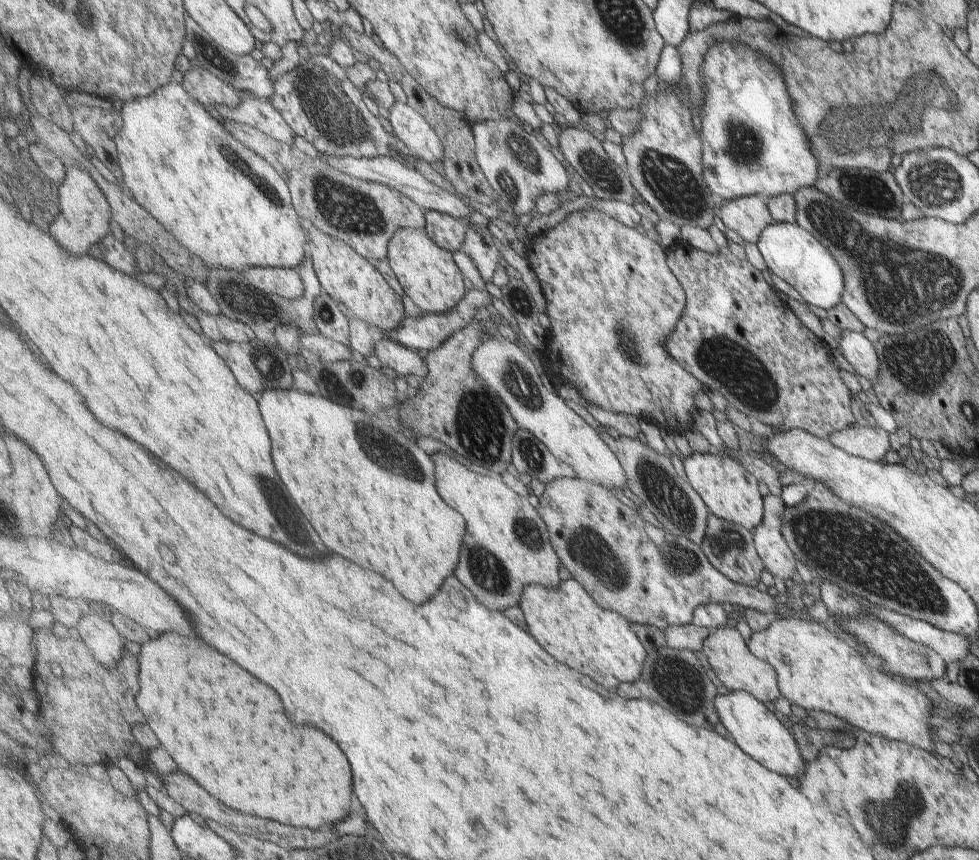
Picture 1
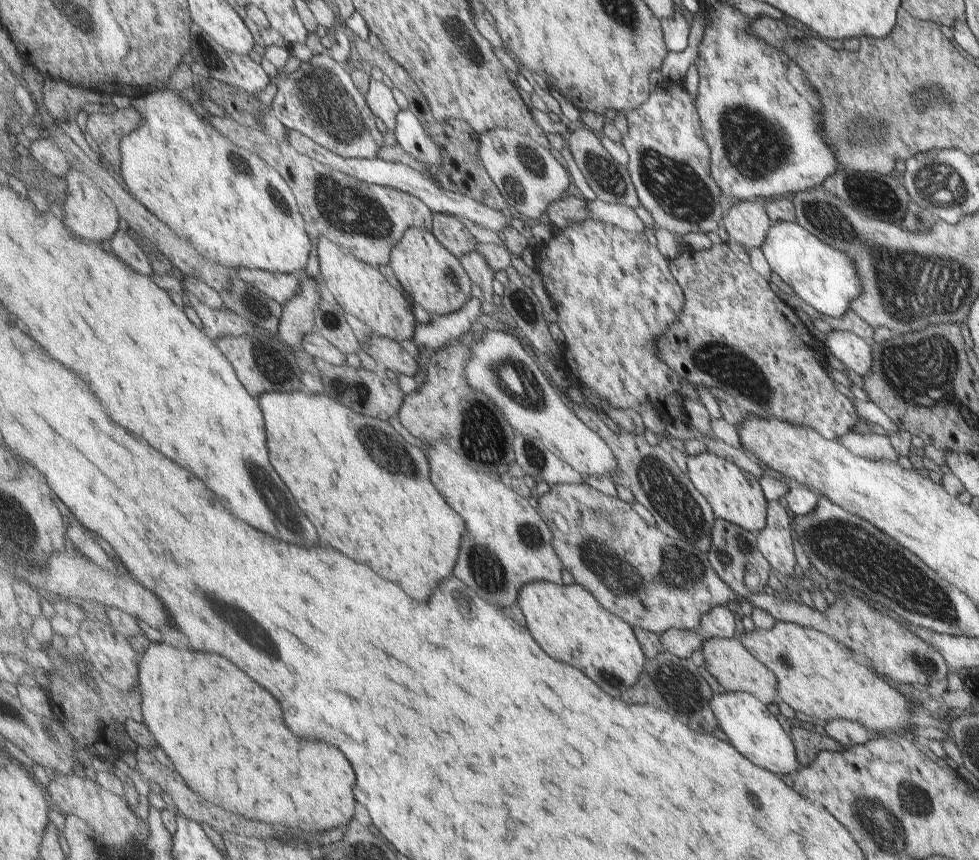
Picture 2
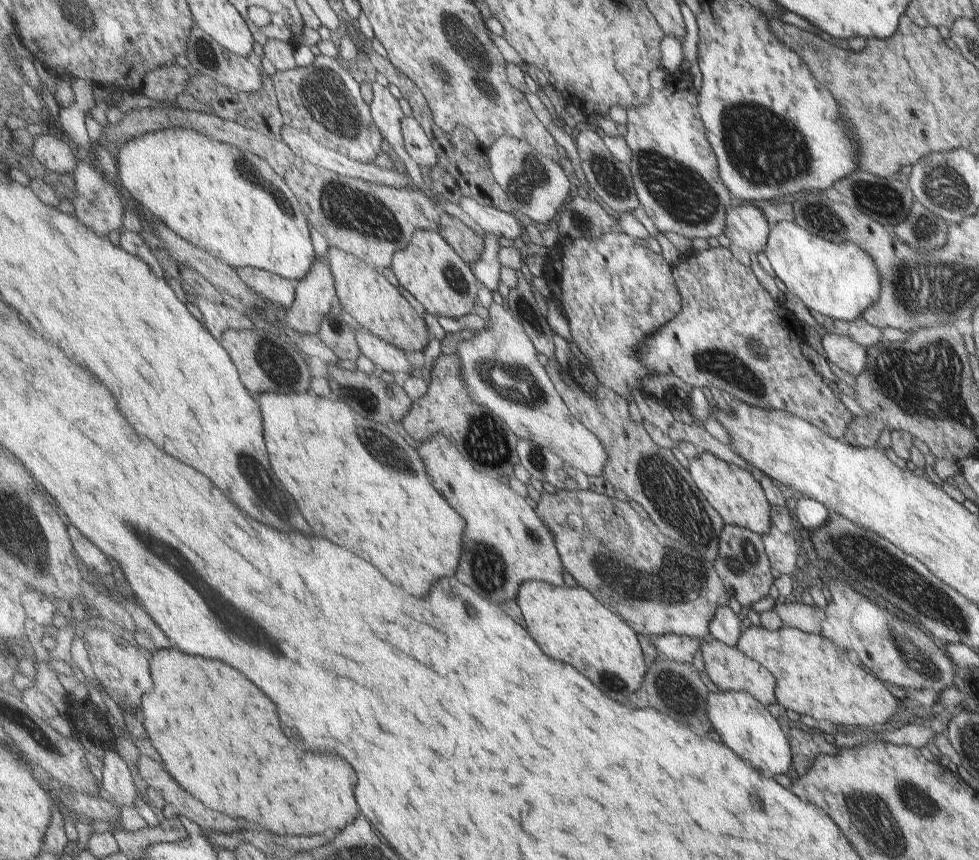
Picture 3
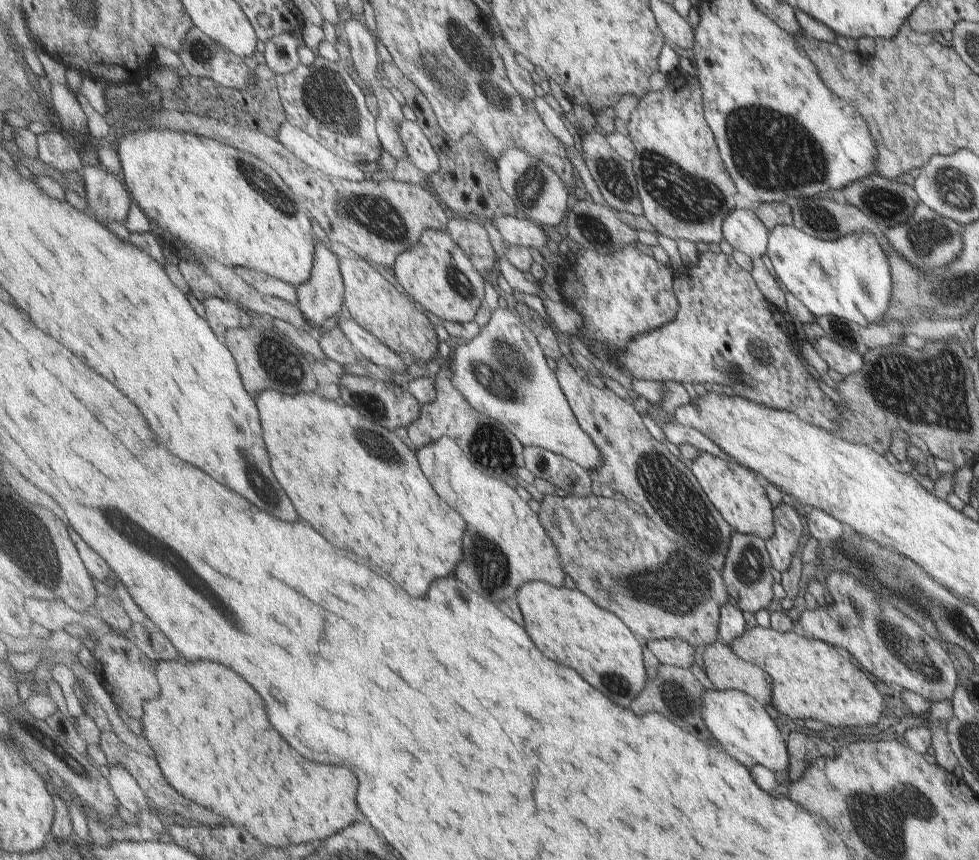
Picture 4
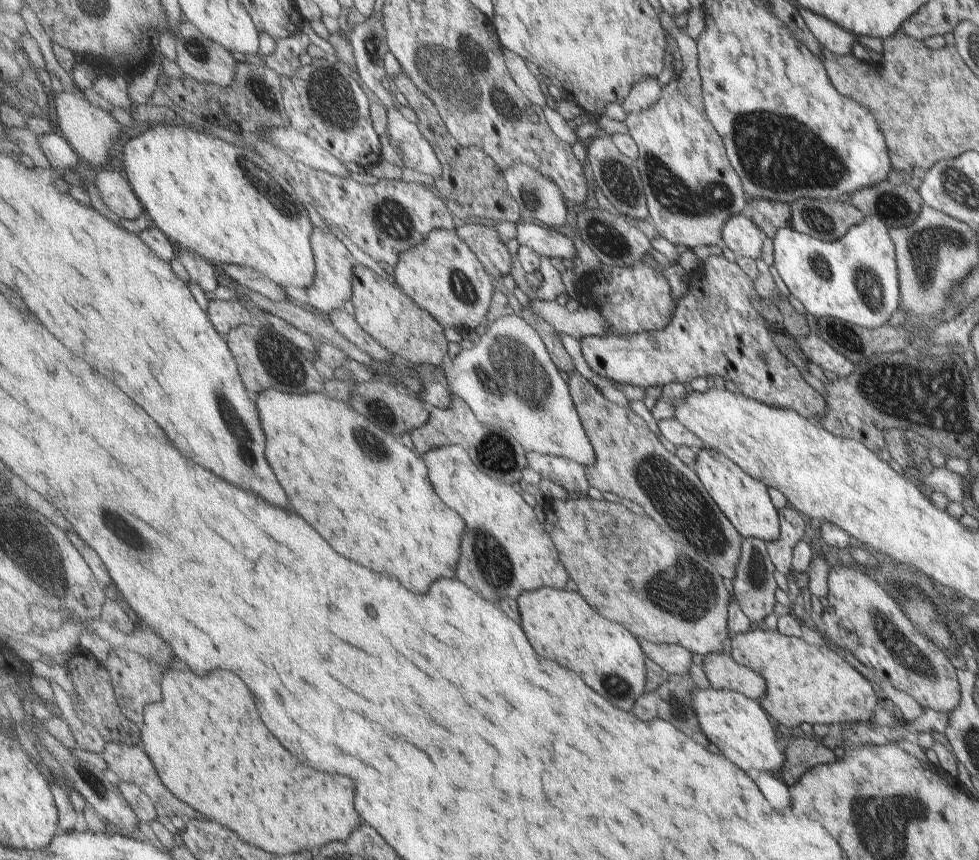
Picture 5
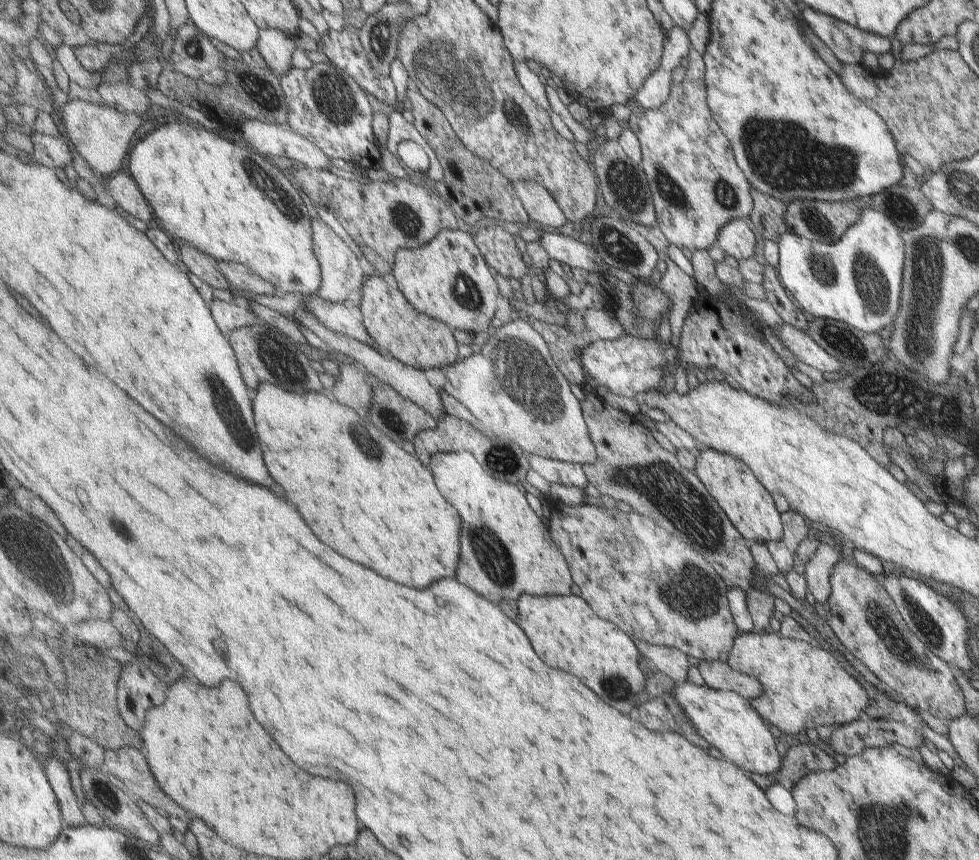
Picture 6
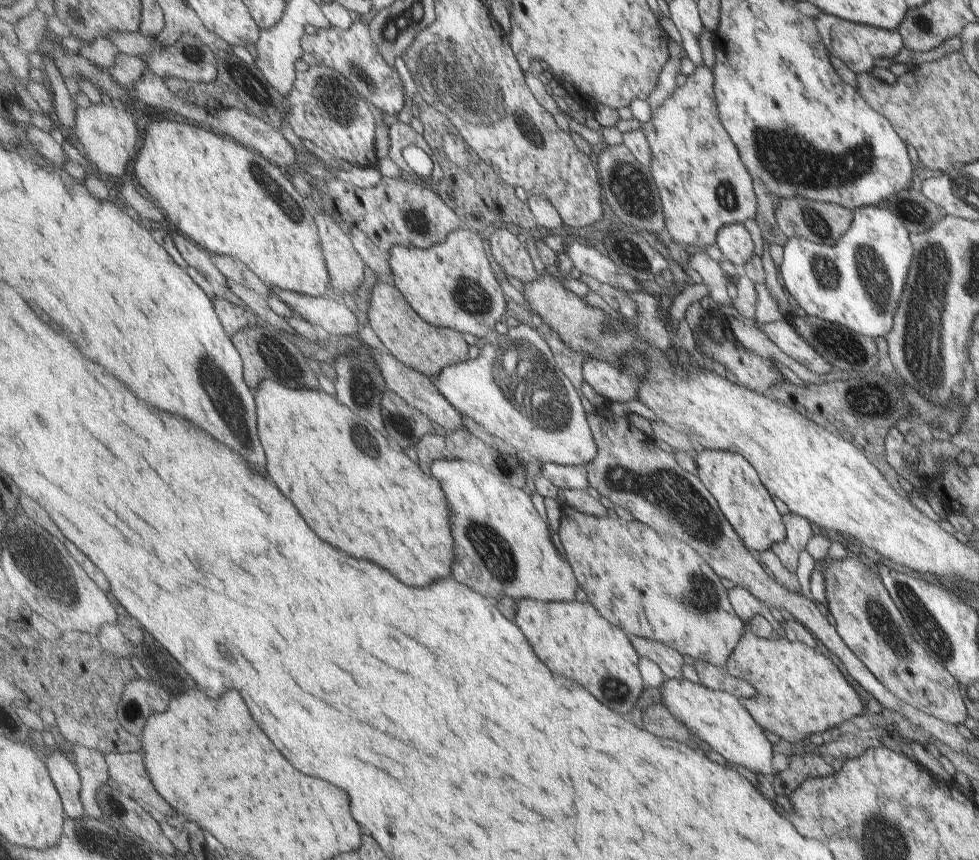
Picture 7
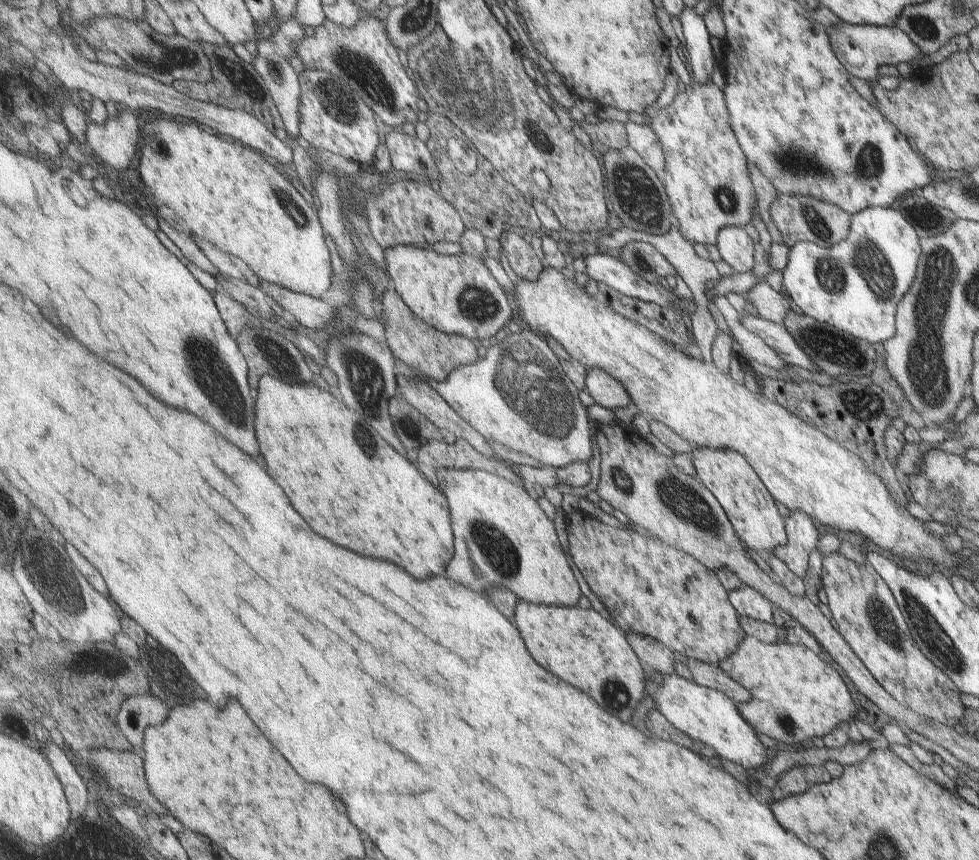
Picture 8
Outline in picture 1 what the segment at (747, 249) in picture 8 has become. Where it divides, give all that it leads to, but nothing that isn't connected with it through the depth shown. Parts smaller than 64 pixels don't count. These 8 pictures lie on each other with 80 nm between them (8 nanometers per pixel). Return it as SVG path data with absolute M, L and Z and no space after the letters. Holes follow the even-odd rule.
M750 195L722 202L718 217L723 225L737 233L744 242L758 242L760 234L773 224L767 201L758 195Z

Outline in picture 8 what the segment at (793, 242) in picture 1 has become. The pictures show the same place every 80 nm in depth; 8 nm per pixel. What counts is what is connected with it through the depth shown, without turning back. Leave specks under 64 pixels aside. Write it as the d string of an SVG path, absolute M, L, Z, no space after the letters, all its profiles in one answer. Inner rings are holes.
M868 207L851 216L848 234L841 242L828 248L795 242L781 272L782 291L812 320L870 344L883 343L893 337L895 310L915 278L919 254L919 237L899 212Z

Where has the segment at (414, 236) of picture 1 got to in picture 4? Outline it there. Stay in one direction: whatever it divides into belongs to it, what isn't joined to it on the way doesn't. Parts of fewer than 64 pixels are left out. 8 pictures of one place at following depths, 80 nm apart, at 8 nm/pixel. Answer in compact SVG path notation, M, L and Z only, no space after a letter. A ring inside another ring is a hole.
M427 230L420 241L407 252L397 257L394 266L396 280L422 308L449 322L473 322L481 306L485 306L486 276L474 265L472 258L455 242L447 231Z

